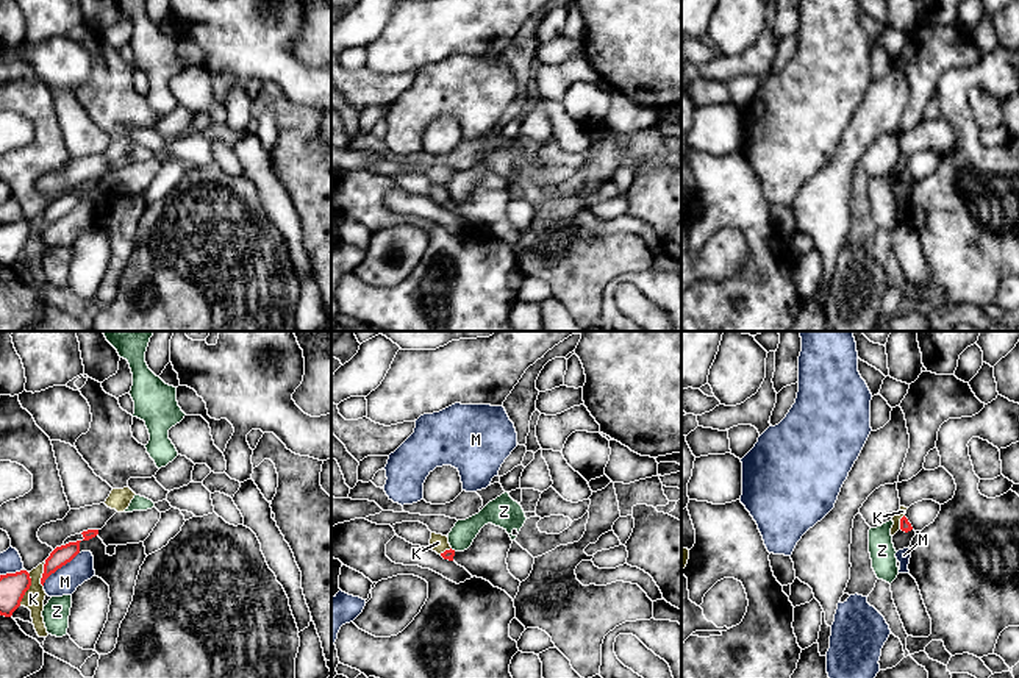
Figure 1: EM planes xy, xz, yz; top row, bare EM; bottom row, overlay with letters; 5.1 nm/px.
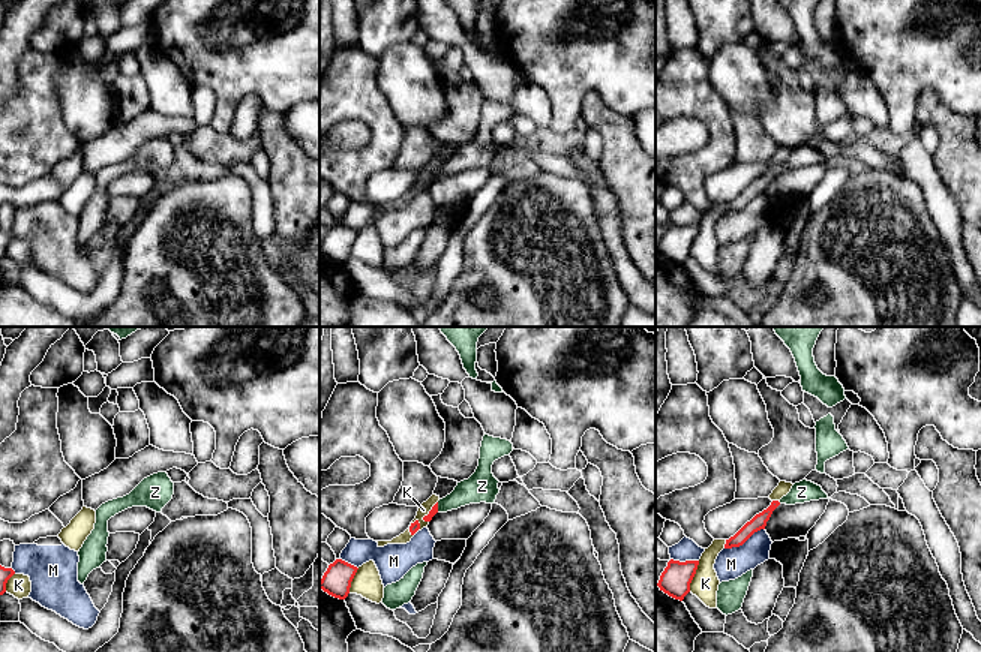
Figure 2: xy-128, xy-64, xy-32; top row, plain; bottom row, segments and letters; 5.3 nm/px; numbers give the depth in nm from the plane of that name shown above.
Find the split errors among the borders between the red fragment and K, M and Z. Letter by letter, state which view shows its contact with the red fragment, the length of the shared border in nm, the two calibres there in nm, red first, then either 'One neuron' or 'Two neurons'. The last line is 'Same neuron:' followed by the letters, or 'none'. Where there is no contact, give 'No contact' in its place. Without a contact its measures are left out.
K: Touches red in xy. Shared border 180 nm. Thickness 140 nm (red) against 110 nm. Two neurons
M: Touches red in xy. Shared border 260 nm. Thickness 100 nm (red) against 140 nm. Two neurons
Z: Touches red in xz. Shared border 30 nm. Thickness 50 nm (red) against 130 nm. Two neurons
Same neuron: none

